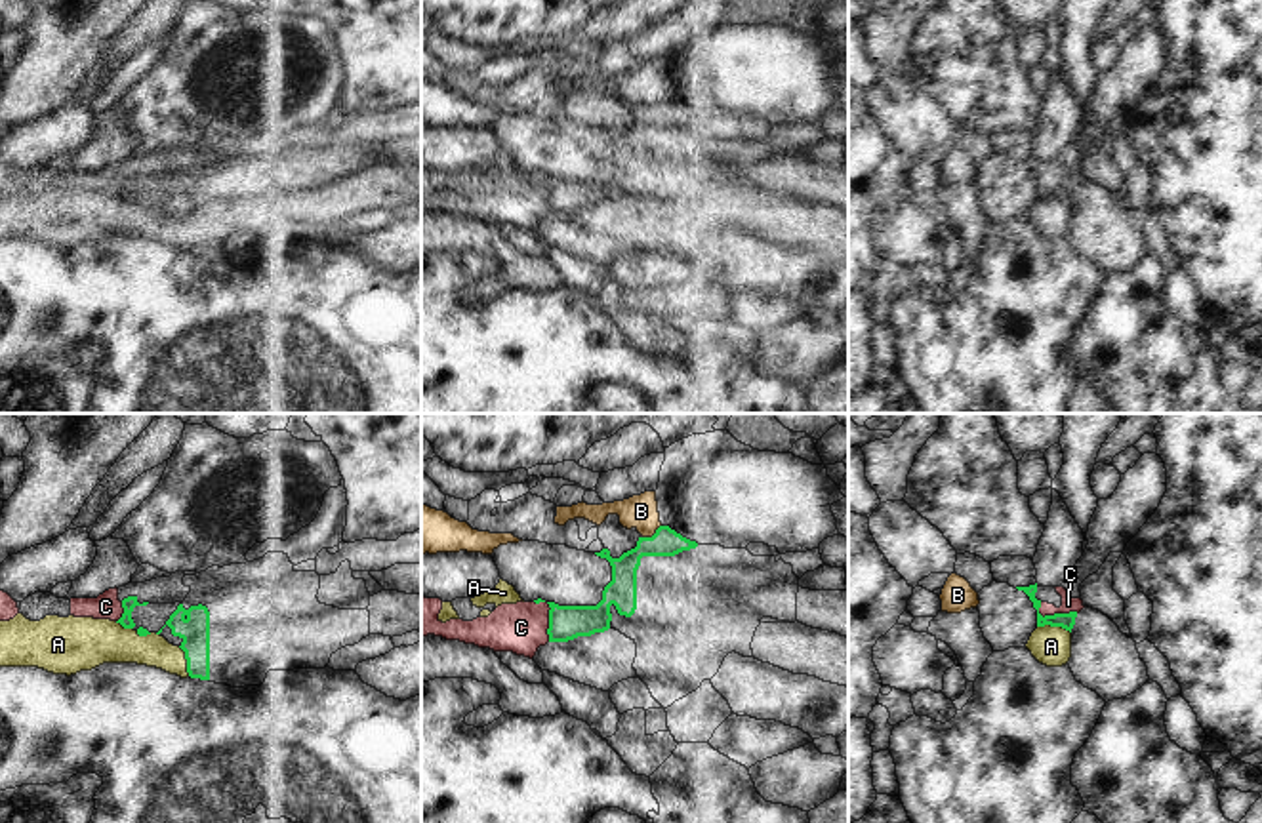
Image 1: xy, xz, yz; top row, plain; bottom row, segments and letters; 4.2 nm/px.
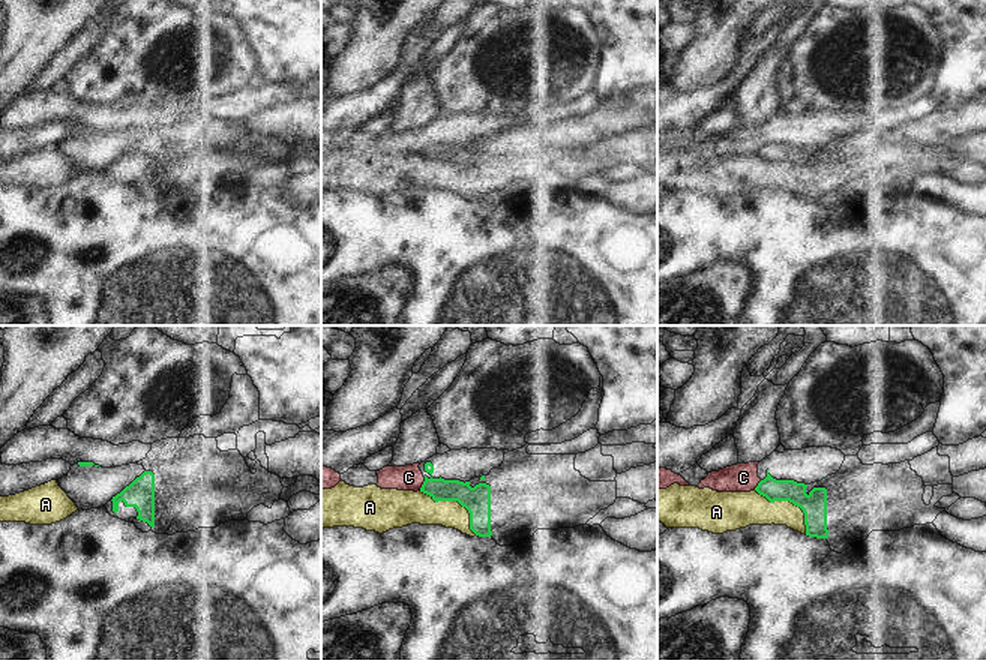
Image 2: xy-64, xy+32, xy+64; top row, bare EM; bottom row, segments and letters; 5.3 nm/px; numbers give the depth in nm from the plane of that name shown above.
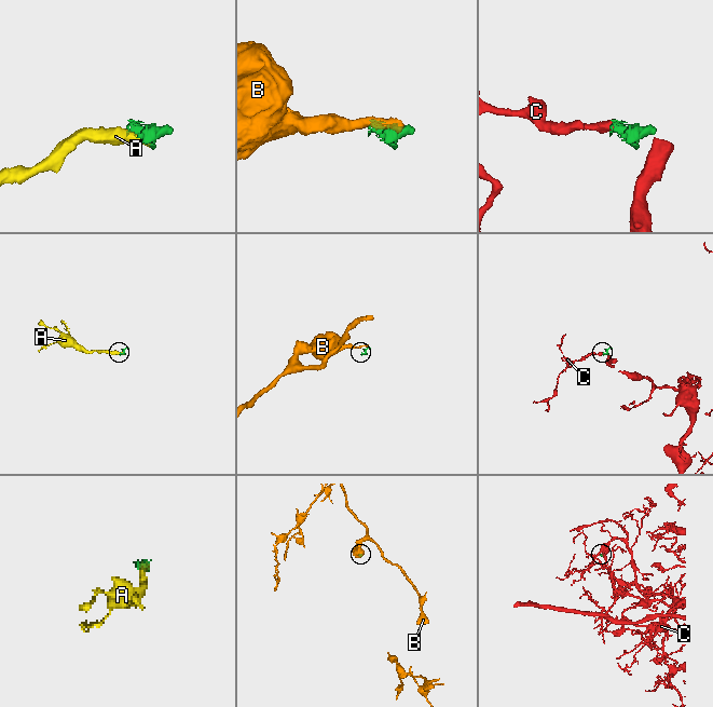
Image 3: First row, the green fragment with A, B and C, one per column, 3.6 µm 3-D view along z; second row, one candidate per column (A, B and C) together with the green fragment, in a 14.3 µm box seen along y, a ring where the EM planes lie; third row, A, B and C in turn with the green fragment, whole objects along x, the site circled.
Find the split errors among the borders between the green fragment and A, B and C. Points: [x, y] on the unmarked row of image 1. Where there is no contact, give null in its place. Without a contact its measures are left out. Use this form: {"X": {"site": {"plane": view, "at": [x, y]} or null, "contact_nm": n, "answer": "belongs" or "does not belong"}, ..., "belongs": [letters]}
{"A": {"site": {"plane": "yz", "at": [1055, 199]}, "contact_nm": 150, "answer": "does not belong"}, "B": {"site": {"plane": "xz", "at": [654, 107]}, "contact_nm": 100, "answer": "does not belong"}, "C": {"site": {"plane": "xz", "at": [549, 189]}, "contact_nm": 190, "answer": "does not belong"}, "belongs": []}

